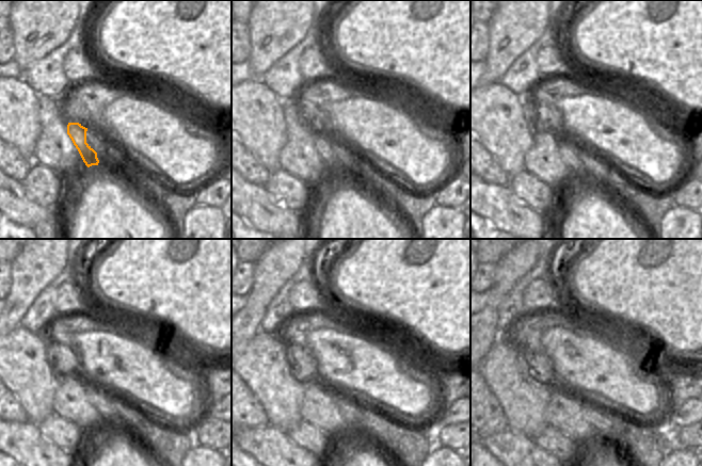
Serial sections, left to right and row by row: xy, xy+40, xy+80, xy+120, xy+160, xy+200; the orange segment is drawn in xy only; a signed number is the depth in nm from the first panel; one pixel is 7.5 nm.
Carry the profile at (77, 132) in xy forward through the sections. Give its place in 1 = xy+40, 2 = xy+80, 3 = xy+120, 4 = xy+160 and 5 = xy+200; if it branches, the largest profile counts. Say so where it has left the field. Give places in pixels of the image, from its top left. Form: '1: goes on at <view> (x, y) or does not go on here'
1: goes on at xy+40 (323, 145)
2: goes on at xy+80 (569, 153)
3: goes on at xy+120 (101, 401)
4: goes on at xy+160 (348, 408)
5: goes on at xy+200 (594, 415)

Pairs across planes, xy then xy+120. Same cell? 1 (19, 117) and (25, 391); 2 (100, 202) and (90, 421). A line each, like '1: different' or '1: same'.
1: same
2: different

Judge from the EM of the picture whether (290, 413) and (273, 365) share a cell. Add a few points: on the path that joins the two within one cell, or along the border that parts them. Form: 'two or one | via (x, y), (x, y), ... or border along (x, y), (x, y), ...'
one | via (282, 401), (281, 392), (273, 382), (273, 376)

